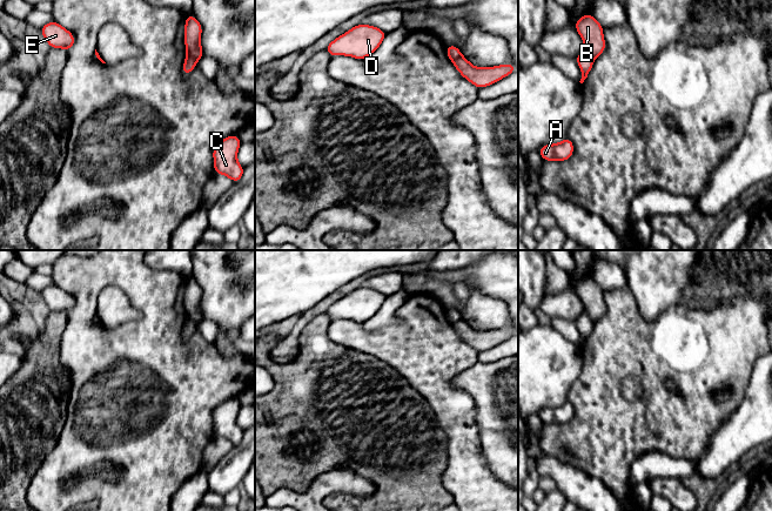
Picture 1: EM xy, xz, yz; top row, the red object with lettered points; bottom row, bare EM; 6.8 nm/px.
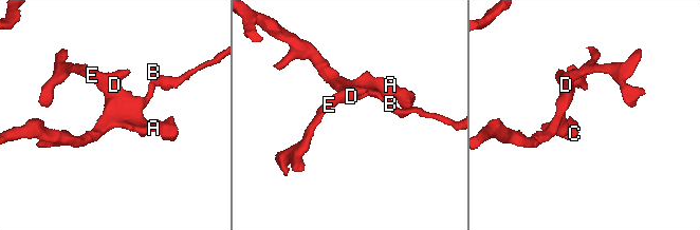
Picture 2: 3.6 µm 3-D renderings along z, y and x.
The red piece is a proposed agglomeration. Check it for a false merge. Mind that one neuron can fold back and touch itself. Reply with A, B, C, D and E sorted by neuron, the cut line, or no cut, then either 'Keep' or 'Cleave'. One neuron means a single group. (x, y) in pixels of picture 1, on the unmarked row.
Groups: A C D E / B. Split along xy (188, 316), (196, 324). Cleave

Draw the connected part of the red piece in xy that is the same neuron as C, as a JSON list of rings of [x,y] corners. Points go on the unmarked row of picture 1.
[[[230,398],[215,409],[213,412],[214,436],[223,437],[233,445],[242,442],[244,431],[236,423],[240,409],[239,398]]]

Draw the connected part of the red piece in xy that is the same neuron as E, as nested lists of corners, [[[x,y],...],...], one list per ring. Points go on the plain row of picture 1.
[[[51,284],[40,291],[51,311],[65,311],[67,315],[75,307],[73,297],[55,284]]]

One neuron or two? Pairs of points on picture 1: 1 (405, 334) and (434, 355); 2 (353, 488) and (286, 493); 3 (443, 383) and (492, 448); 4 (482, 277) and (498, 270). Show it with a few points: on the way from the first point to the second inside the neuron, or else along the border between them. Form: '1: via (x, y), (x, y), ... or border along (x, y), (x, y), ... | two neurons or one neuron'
1: via (413, 341), (427, 351) | one neuron
2: via (336, 485), (324, 485), (311, 498), (302, 498) | one neuron
3: border along (474, 403), (480, 446), (485, 457) | two neurons
4: via (485, 274), (495, 274) | one neuron

